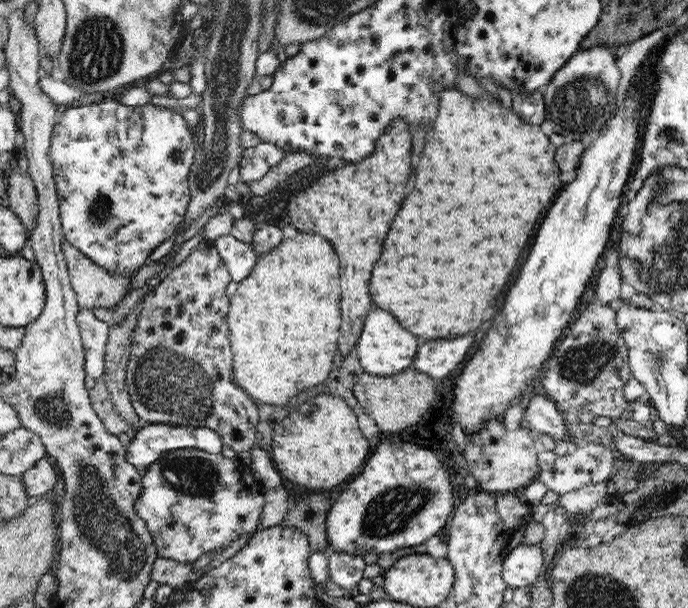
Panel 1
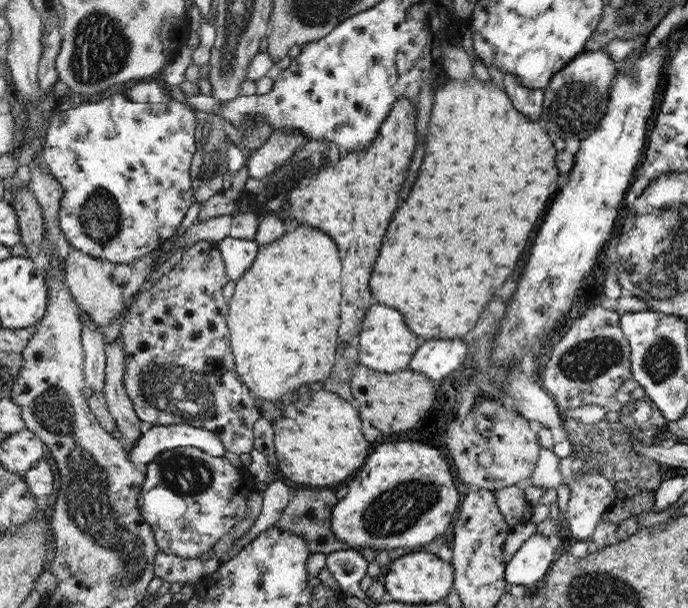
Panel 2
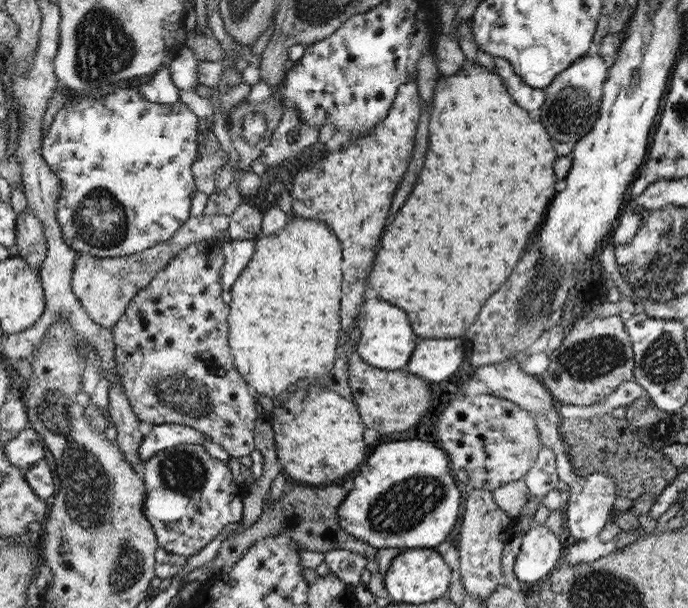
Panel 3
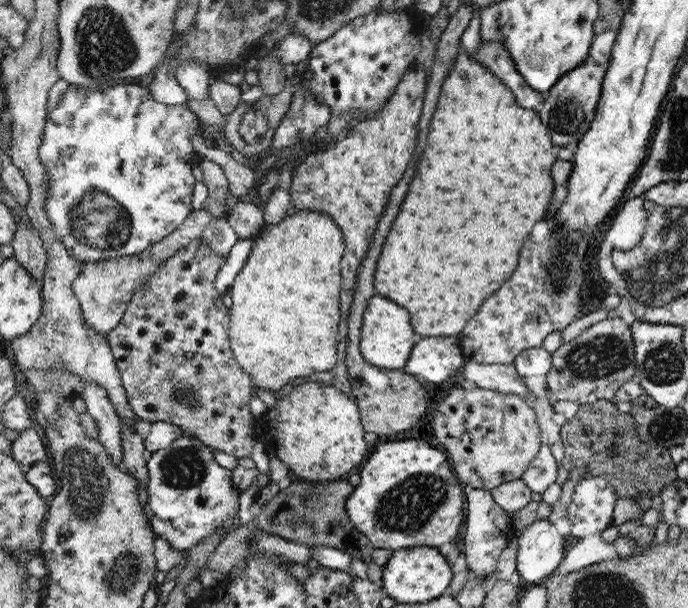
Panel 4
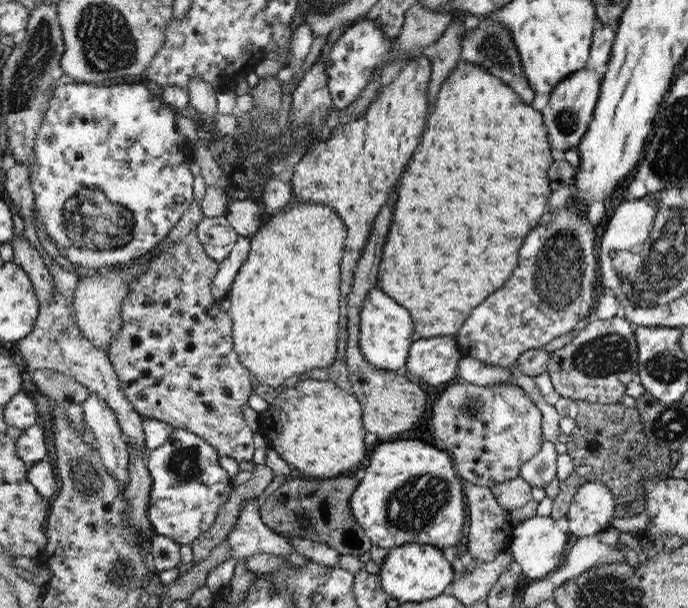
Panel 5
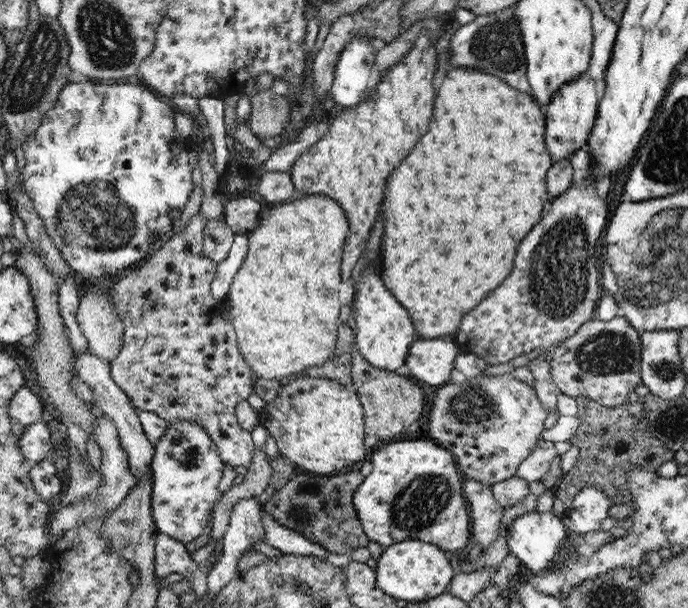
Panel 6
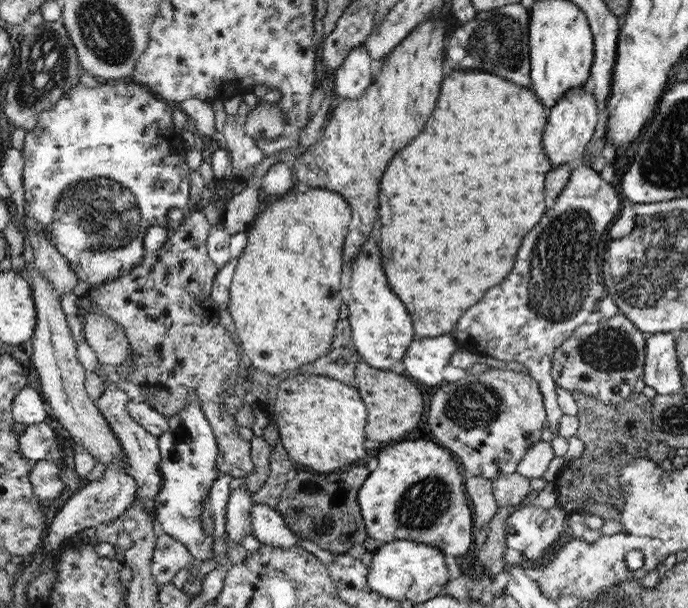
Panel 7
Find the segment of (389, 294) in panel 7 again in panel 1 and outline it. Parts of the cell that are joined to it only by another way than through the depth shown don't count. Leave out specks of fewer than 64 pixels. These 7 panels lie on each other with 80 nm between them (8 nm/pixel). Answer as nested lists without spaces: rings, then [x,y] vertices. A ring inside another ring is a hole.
[[[371,309],[370,314],[365,318],[360,340],[357,341],[358,360],[365,372],[374,376],[390,377],[394,373],[401,373],[404,369],[412,366],[417,356],[419,338],[413,332],[404,330],[392,314],[386,310]]]

